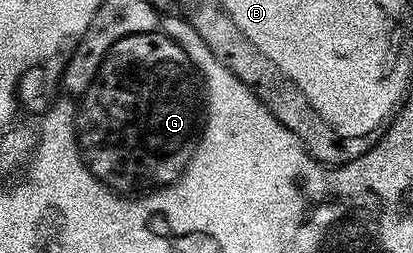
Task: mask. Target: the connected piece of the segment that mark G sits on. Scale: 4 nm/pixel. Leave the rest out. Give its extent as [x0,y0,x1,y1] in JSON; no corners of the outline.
[78,32,205,196]

